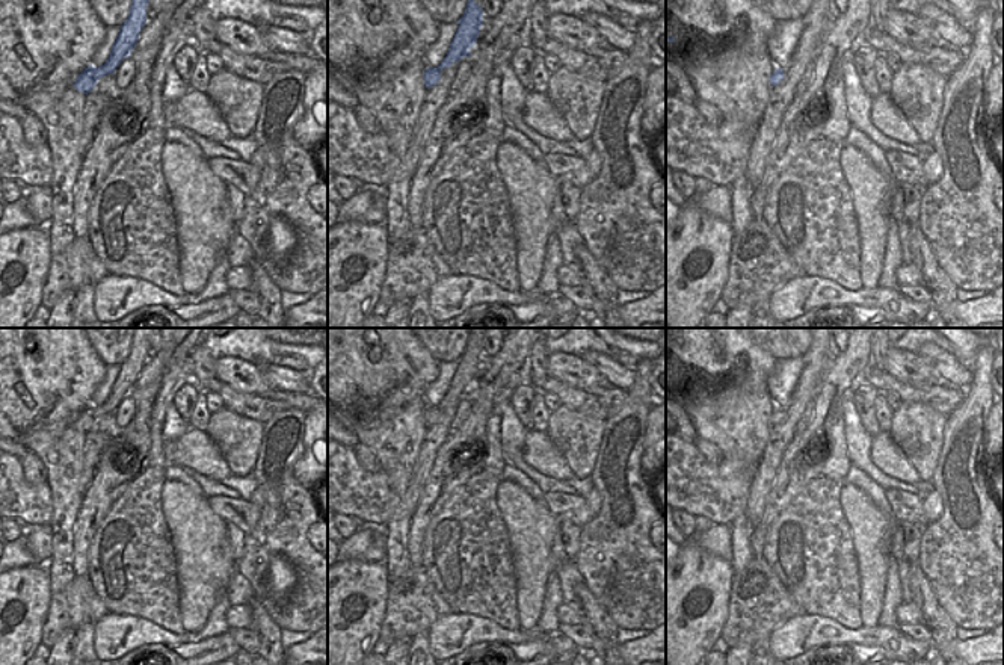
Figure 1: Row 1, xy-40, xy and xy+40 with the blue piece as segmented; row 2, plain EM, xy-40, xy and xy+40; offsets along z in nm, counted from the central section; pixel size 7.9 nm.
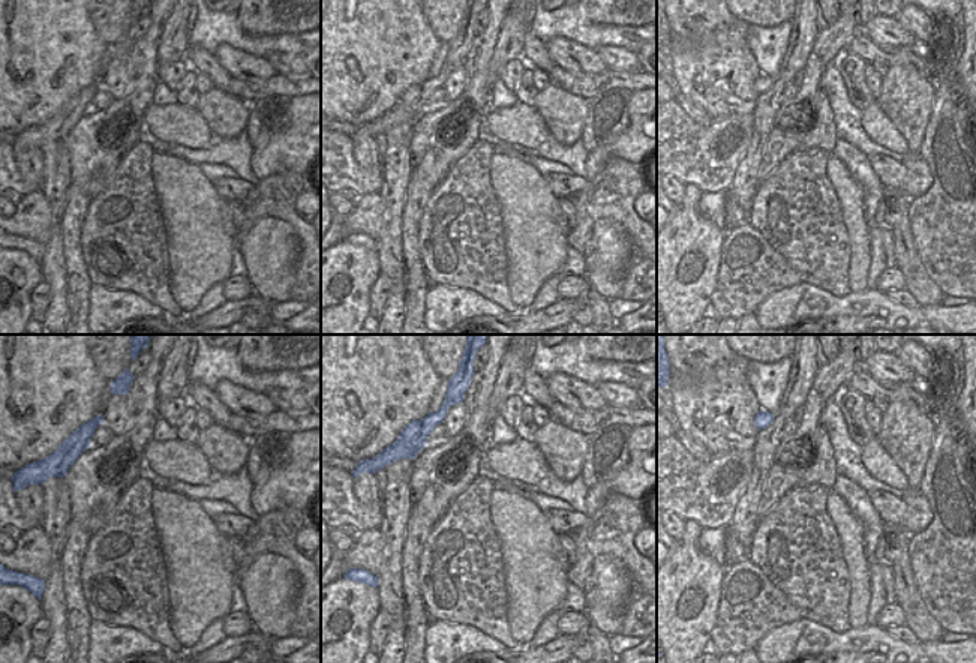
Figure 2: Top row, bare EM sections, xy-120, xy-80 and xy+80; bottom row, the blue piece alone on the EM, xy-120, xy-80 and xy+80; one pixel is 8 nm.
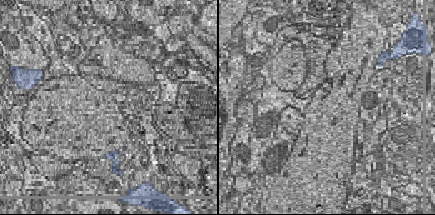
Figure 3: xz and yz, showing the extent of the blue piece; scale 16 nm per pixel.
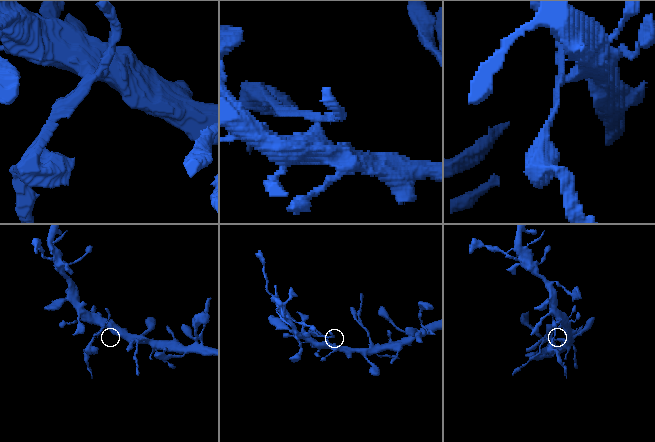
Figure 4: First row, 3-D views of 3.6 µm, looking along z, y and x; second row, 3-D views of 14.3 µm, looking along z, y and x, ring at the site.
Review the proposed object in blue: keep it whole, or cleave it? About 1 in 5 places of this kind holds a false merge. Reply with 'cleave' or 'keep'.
cleave

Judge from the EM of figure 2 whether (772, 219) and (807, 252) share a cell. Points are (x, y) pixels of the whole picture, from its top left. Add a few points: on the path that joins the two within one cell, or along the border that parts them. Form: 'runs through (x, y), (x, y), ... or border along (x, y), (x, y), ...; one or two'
runs through (781, 228), (798, 243); one

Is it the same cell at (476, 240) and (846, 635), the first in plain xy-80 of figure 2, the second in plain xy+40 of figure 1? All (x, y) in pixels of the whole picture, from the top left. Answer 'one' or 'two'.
two

